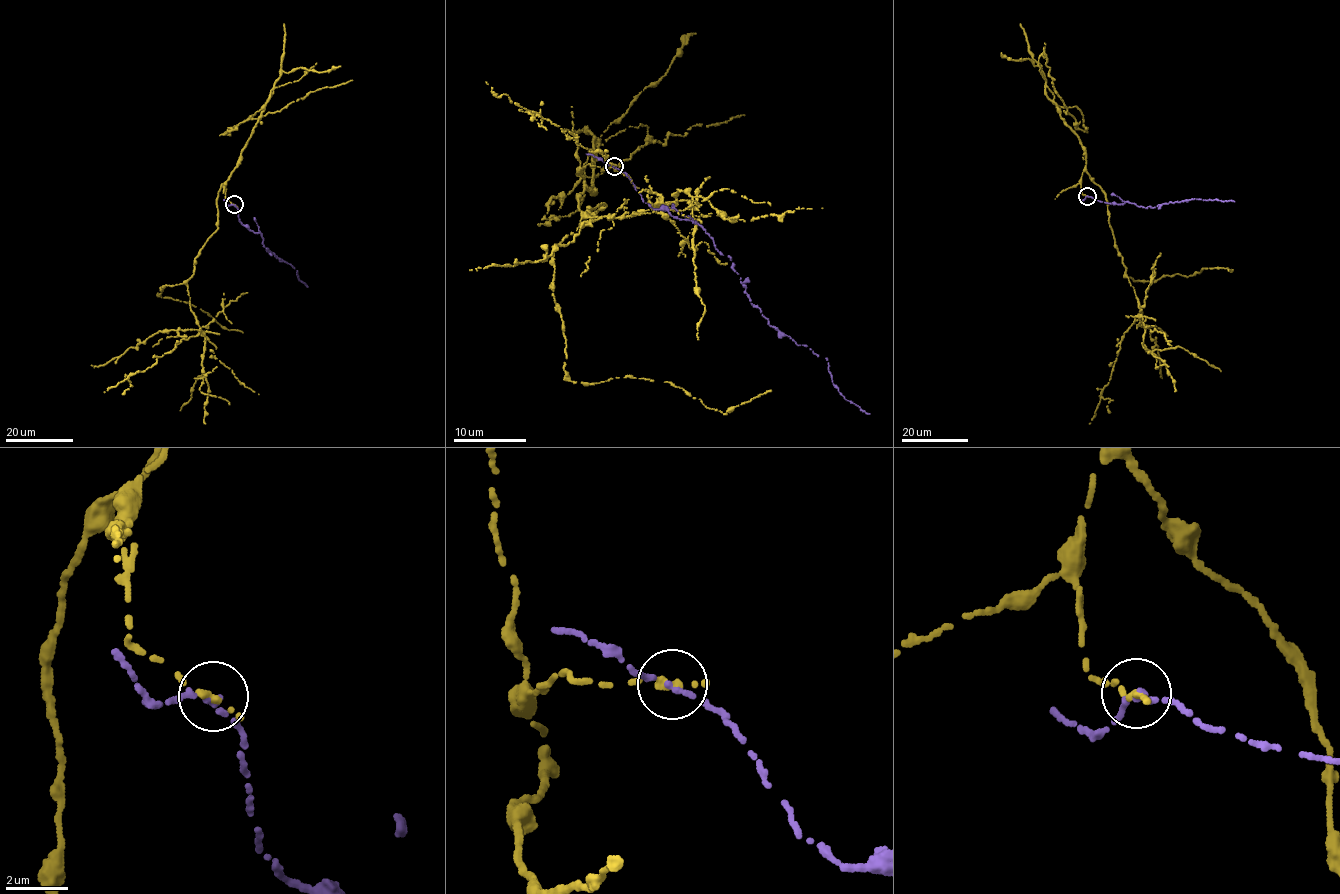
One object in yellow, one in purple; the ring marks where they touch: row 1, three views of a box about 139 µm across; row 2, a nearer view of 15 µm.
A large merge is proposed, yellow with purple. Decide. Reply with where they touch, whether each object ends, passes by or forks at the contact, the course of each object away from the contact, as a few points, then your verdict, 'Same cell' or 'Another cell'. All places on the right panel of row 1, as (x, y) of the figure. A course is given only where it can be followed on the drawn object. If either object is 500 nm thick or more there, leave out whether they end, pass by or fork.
Place: (1087, 196). At the ring yellow passes by. At the ring purple passes by. Course of yellow: (1087, 196), (1081, 193), (1084, 171), (1105, 194), (1115, 246), (1140, 310), (1123, 333), (1089, 423). Course of purple: (1087, 196), (1113, 204), (1127, 201), (1146, 208), (1200, 198), (1234, 202). Another cell

